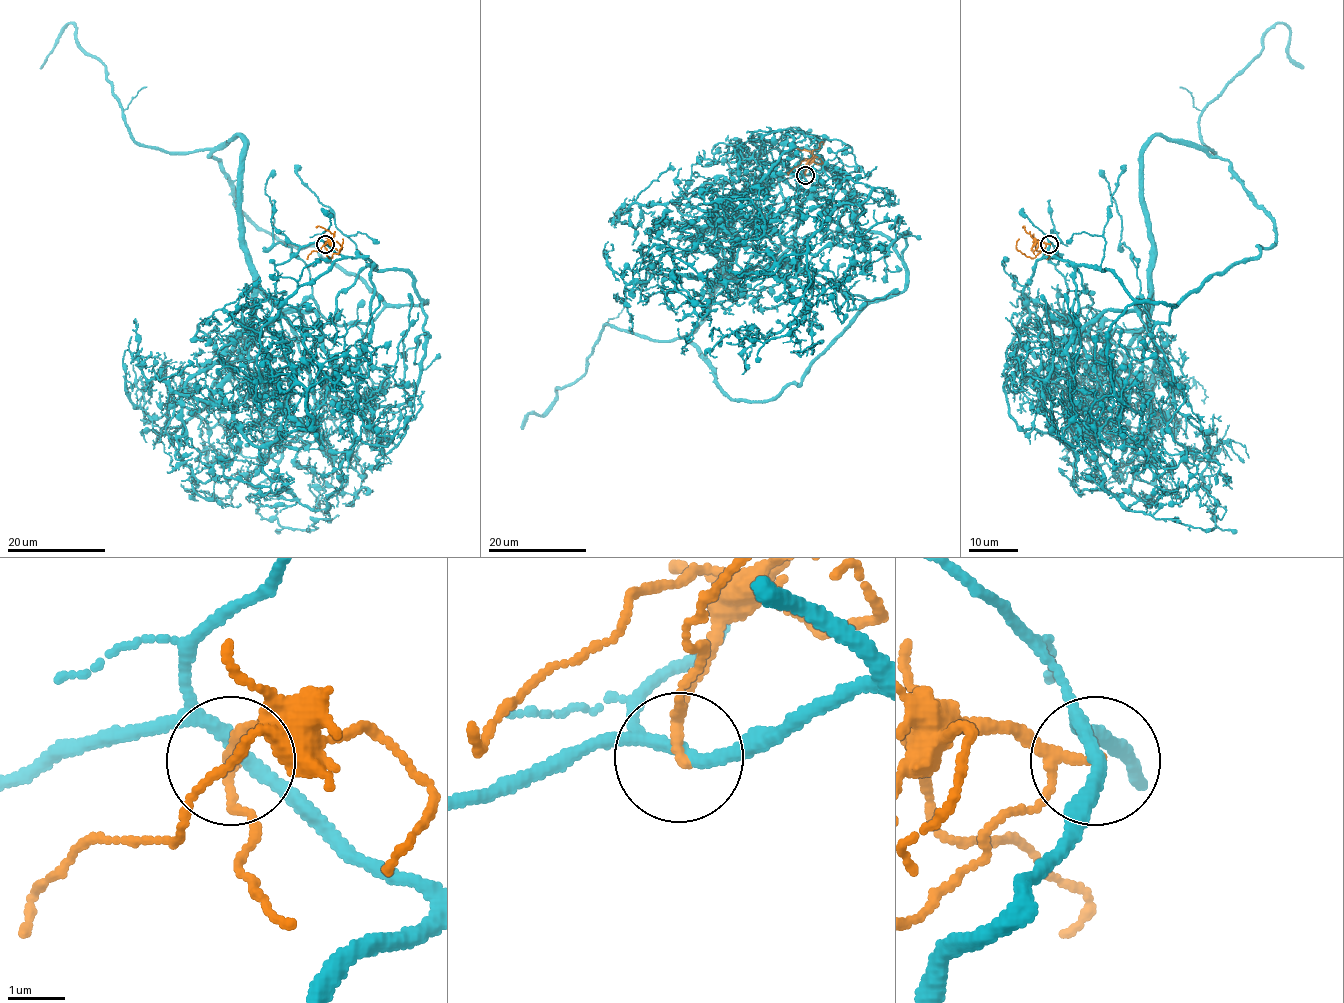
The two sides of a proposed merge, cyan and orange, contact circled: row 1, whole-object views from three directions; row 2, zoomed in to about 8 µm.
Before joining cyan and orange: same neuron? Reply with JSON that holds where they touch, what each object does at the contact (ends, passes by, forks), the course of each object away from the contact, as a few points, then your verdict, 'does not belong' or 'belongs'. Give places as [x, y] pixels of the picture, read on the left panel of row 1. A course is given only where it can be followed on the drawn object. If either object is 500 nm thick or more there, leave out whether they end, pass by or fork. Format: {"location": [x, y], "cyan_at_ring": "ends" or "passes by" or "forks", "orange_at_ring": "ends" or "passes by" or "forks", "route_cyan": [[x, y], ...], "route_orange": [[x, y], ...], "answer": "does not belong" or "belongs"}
{"location": [325, 244], "cyan_at_ring": "passes by", "orange_at_ring": "passes by", "route_cyan": [[324, 244], [370, 262], [322, 327], [262, 289], [238, 136], [139, 144], [72, 24], [40, 68]], "route_orange": [[324, 244], [325, 254], [332, 257], [339, 252], [343, 239]], "answer": "does not belong"}

